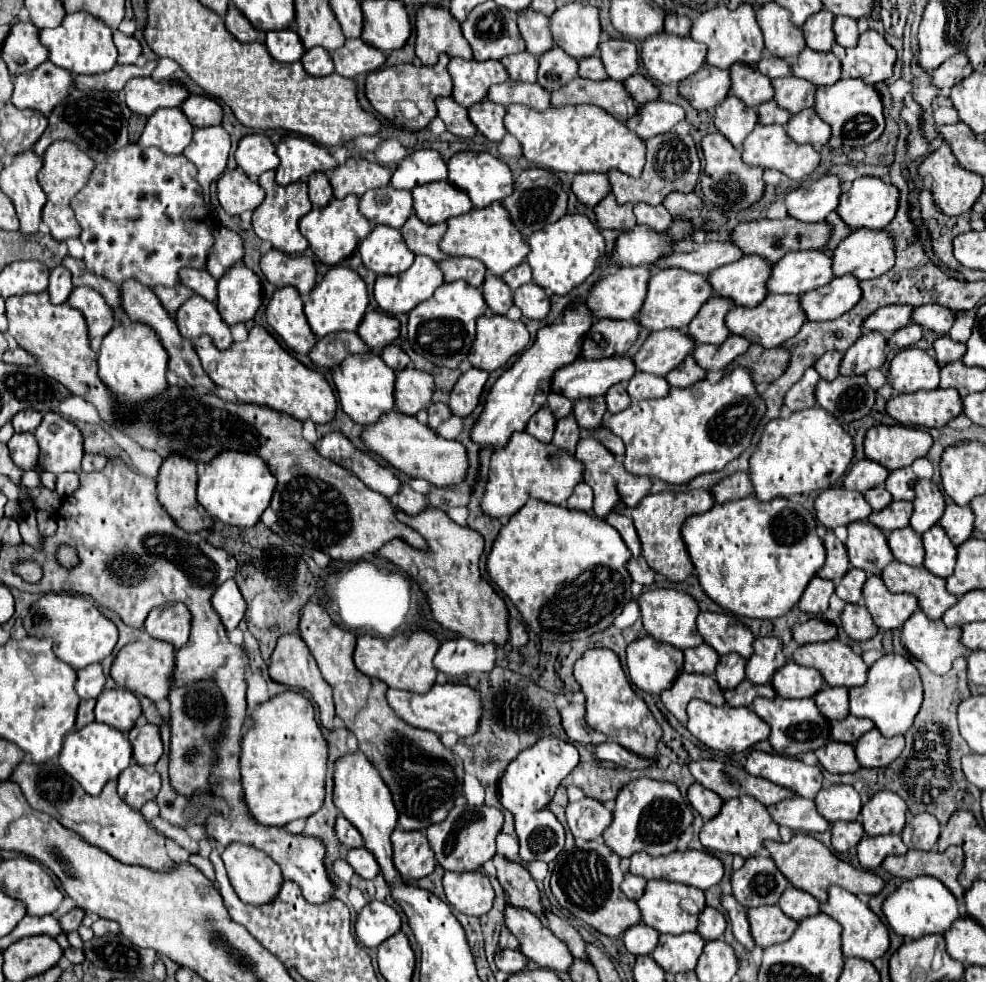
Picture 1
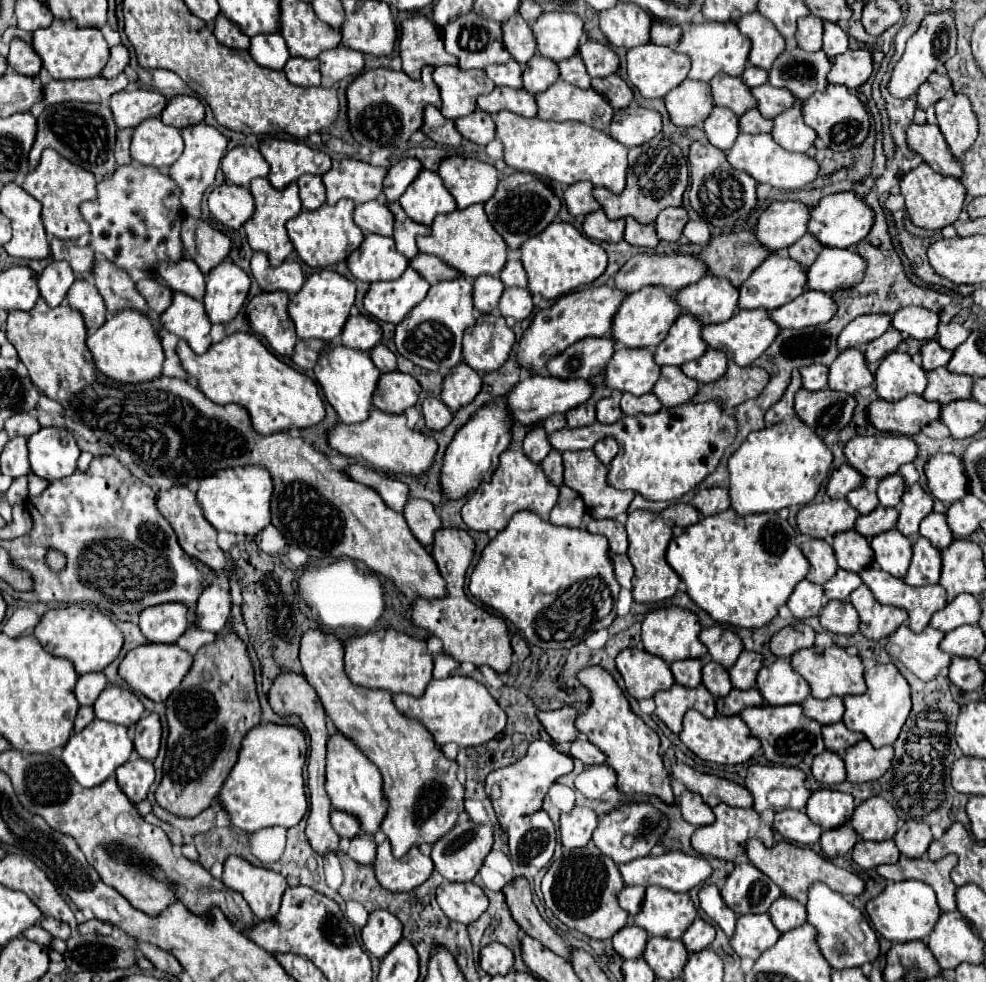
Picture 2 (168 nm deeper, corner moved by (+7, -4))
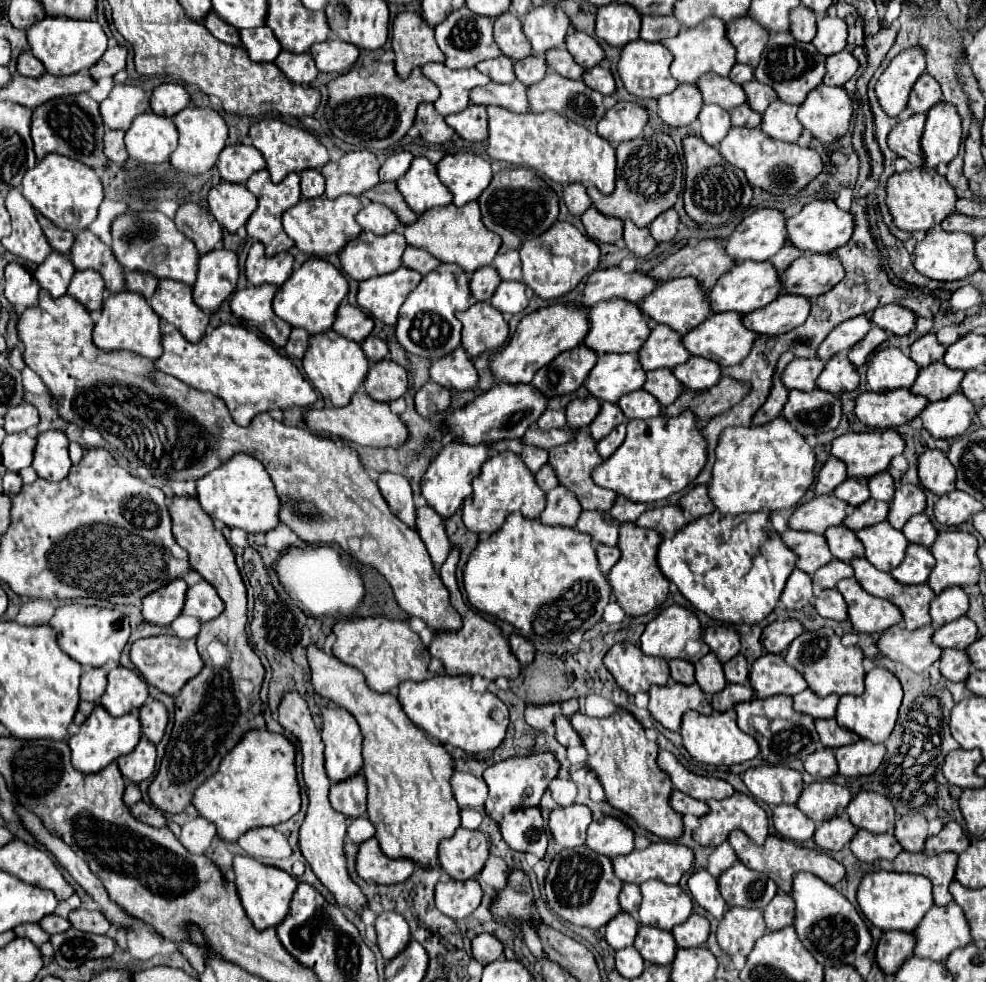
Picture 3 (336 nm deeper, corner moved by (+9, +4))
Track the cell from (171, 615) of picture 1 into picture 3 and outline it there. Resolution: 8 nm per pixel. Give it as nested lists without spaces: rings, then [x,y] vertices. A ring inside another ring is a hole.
[[[176,579],[168,583],[164,589],[158,589],[156,593],[146,595],[142,599],[144,621],[158,627],[168,627],[182,613],[186,589],[188,589],[186,581]]]

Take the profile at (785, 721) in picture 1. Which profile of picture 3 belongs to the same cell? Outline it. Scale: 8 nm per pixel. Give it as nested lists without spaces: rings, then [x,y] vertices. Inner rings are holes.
[[[774,695],[768,699],[752,699],[736,705],[738,727],[752,735],[760,745],[760,755],[772,765],[790,765],[794,759],[806,759],[820,745],[814,719],[804,713],[796,713],[792,707],[792,697]]]

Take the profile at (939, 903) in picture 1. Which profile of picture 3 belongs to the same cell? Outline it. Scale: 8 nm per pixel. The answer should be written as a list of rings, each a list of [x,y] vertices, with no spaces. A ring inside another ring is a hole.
[[[874,871],[868,873],[858,887],[858,905],[866,919],[872,921],[880,931],[914,931],[924,915],[934,905],[932,899],[932,883],[924,875],[908,875],[908,873],[888,873]]]

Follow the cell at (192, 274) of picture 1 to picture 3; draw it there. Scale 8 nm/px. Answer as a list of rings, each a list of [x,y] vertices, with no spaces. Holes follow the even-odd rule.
[[[142,211],[116,217],[112,223],[112,251],[126,271],[146,271],[158,279],[174,279],[194,285],[198,273],[198,251],[160,211]]]

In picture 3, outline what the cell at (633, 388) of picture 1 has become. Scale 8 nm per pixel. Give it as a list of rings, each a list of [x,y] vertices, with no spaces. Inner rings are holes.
[[[644,389],[620,397],[618,405],[628,419],[648,419],[660,415],[660,403]]]

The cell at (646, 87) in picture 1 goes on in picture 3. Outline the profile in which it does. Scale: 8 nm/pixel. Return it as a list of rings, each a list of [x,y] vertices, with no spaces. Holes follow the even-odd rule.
[[[600,65],[592,67],[592,69],[586,69],[582,81],[602,95],[612,95],[616,91],[616,81],[614,81],[610,69],[604,69]]]

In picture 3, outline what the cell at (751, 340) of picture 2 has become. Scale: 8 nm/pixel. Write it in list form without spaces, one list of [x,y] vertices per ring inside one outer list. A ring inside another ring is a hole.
[[[712,313],[712,317],[708,317],[696,329],[688,331],[682,341],[684,341],[684,347],[692,355],[700,355],[700,357],[712,359],[720,367],[730,367],[730,365],[740,363],[750,353],[756,337],[758,337],[758,333],[754,333],[752,329],[744,327],[740,313]]]

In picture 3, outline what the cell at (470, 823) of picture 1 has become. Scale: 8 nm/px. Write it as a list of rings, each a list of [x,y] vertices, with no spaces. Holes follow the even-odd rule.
[[[460,827],[454,837],[438,845],[438,859],[452,879],[476,877],[488,859],[488,837],[482,831]]]

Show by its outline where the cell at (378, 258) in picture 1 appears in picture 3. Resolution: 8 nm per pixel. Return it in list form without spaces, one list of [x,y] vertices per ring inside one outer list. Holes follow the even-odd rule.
[[[362,231],[360,237],[348,241],[348,245],[340,251],[340,261],[352,279],[366,281],[402,267],[402,253],[406,245],[408,243],[400,231],[386,235]]]

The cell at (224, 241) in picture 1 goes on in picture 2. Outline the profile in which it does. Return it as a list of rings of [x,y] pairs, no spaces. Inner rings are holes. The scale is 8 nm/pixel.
[[[184,217],[180,237],[186,255],[196,261],[204,275],[222,263],[230,253],[230,239],[202,219]]]

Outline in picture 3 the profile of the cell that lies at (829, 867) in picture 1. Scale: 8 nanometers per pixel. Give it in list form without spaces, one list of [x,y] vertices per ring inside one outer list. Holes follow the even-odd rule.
[[[732,831],[730,837],[728,837],[728,843],[734,847],[738,859],[748,865],[750,869],[758,869],[762,873],[766,873],[776,885],[780,891],[784,893],[792,893],[792,879],[796,873],[800,871],[810,871],[814,873],[816,877],[820,877],[822,881],[826,881],[828,885],[836,885],[838,881],[844,879],[846,875],[846,869],[842,863],[838,863],[836,859],[832,859],[830,855],[824,855],[820,853],[820,849],[808,849],[808,847],[800,847],[796,845],[794,841],[790,839],[784,839],[780,835],[770,835],[766,839],[766,843],[762,847],[758,847],[748,835],[744,835],[742,831]]]

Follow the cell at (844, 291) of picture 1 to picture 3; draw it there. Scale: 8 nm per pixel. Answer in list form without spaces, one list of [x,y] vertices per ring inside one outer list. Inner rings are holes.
[[[782,293],[772,305],[744,315],[744,325],[760,335],[780,335],[806,321],[810,315],[810,299],[802,295]]]

